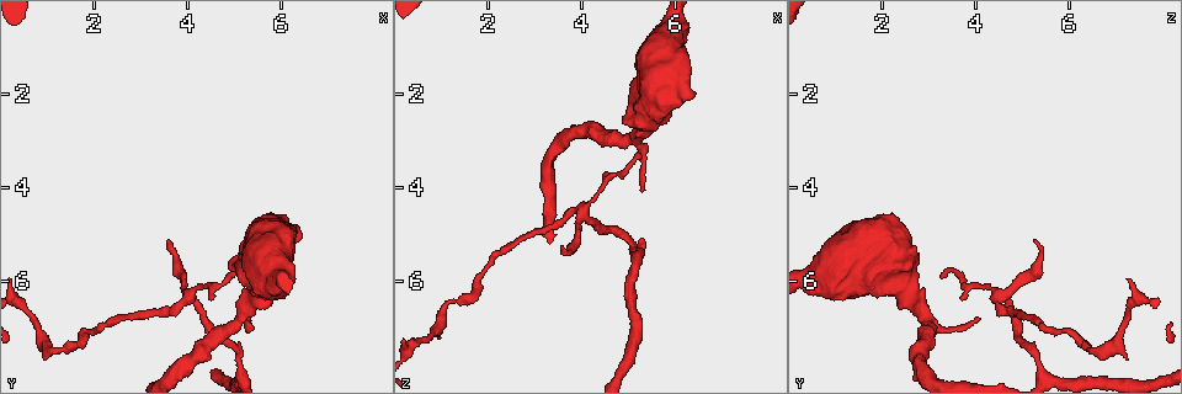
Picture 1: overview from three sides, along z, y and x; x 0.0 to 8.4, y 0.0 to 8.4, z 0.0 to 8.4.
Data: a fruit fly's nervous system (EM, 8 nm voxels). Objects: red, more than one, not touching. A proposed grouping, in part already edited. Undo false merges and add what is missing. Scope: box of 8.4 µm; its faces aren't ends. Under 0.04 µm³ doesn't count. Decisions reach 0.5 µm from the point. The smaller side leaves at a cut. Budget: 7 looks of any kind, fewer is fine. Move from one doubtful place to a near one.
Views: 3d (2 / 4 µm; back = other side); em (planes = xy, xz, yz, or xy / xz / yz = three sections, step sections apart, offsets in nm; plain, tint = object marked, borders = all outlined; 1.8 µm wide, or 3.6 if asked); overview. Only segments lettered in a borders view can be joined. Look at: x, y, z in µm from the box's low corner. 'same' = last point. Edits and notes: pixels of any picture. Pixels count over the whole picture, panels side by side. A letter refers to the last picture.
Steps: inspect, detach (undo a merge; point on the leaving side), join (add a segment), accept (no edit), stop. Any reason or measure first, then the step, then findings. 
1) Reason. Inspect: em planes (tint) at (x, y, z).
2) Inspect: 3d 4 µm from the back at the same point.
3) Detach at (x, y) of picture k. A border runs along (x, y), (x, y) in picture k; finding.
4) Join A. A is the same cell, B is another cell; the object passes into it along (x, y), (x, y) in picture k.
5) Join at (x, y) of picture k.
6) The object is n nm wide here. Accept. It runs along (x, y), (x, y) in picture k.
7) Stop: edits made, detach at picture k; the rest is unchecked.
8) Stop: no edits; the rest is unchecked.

Narrows sharply. Inspect: 3d 2 µm at (1.90, 7.05, 5.85).

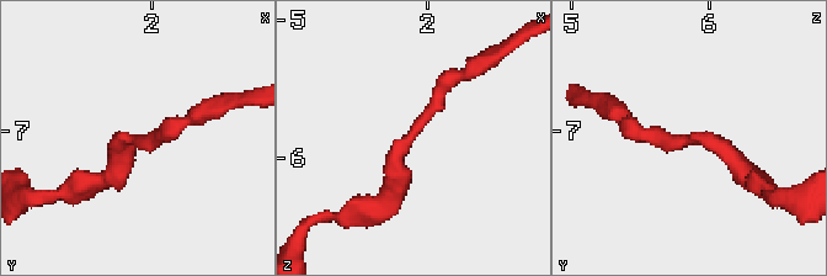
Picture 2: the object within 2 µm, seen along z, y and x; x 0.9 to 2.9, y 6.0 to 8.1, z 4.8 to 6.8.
Shape alone is not enough. Inspect: em planes (borders) at (1.90, 7.08, 5.86).

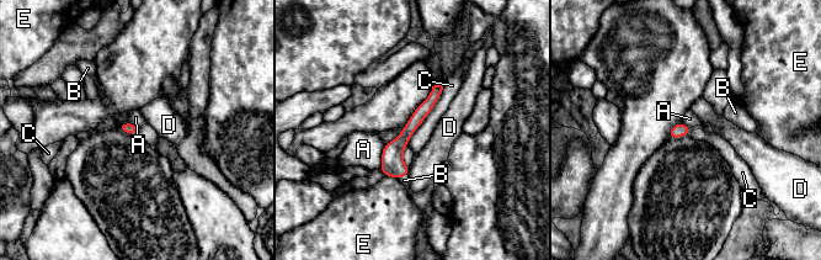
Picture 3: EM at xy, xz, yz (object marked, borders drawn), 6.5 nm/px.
The object is 80 nm wide here. Accept. A, B, C, D and E are other cells; it runs along (438, 88), (393, 150), (387, 173) in picture 3; continuous, no second neuron.

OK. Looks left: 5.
Branch stops here. Inspect: 3d 4 µm at (3.55, 5.15, 5.30).

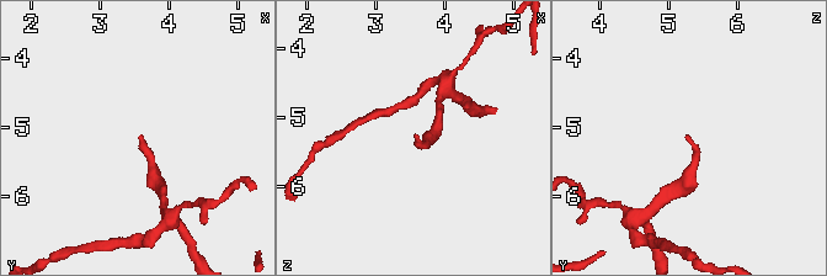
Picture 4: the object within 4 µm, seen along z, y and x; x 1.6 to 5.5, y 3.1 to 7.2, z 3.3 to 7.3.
Shape alone is not enough. Inspect: em yz step 16 (tint) at (3.60, 5.15, 5.25).

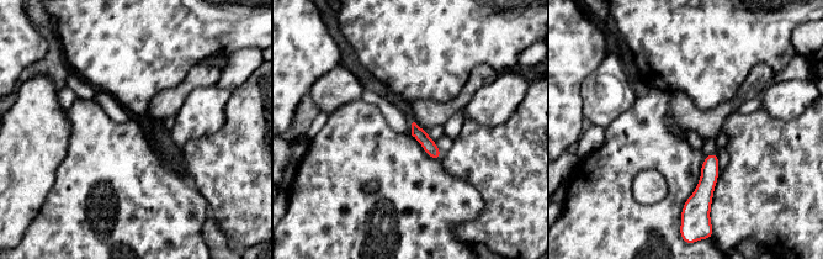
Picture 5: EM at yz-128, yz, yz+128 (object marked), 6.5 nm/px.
Another direction. Inspect: em planes (borders) at the same point.

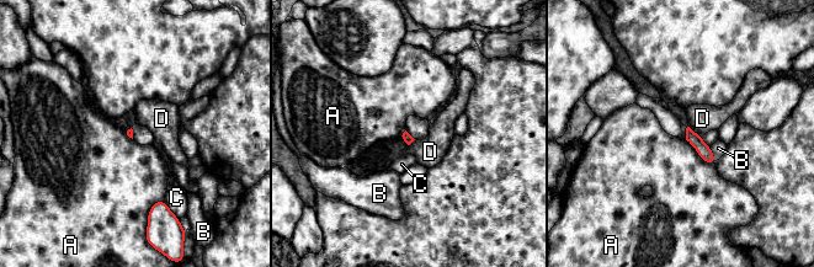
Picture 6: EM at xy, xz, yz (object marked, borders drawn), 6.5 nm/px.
Accept. A, B, C and D are other cells; a border runs along (685, 139), (705, 161), (714, 165) in picture 6; none of them fits.

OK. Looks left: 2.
Free end. Inspect: 3d 4 µm at (5.25, 6.75, 4.05).

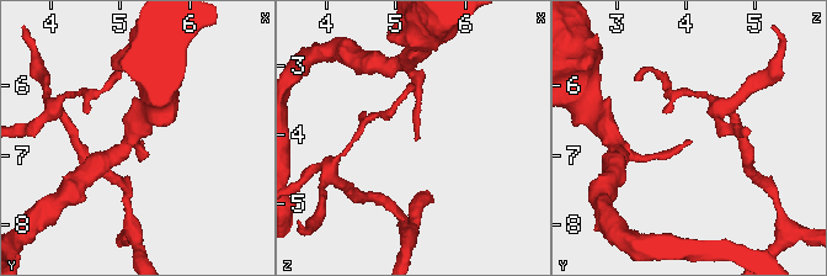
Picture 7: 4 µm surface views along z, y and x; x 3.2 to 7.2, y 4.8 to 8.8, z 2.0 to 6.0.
Shape alone is not enough. Inspect: em planes (borders) at (5.25, 6.80, 4.10).

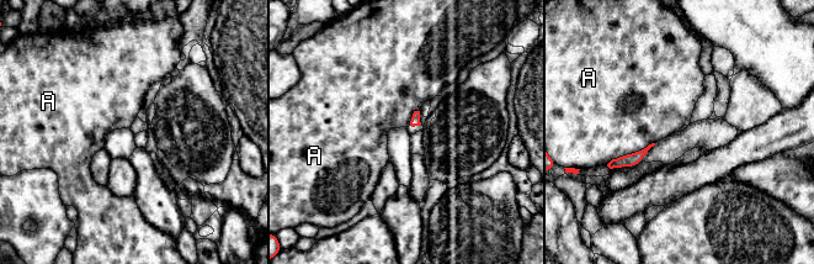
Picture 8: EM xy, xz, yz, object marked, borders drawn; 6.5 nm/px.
Accept. A is another cell; a border runs along (654, 142), (612, 158), (606, 164) in picture 8; none of them fits.

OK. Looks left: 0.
Stop: no edits; the rest is unchecked.

